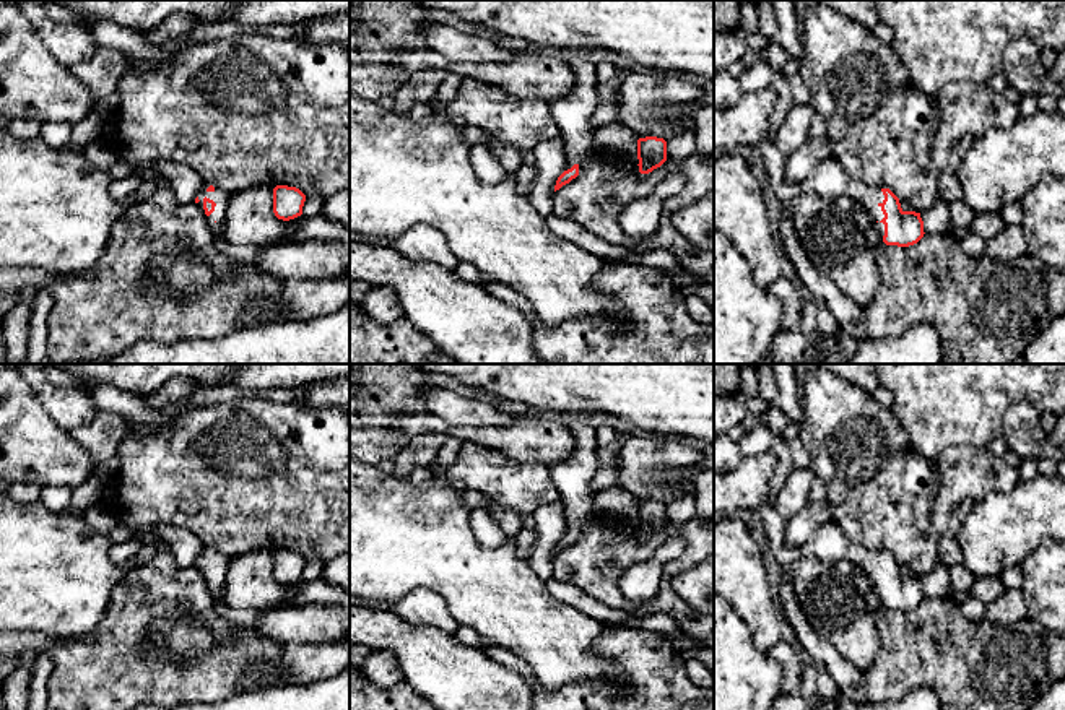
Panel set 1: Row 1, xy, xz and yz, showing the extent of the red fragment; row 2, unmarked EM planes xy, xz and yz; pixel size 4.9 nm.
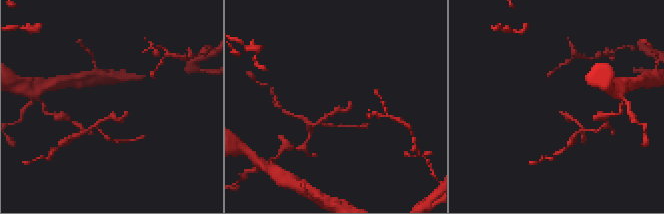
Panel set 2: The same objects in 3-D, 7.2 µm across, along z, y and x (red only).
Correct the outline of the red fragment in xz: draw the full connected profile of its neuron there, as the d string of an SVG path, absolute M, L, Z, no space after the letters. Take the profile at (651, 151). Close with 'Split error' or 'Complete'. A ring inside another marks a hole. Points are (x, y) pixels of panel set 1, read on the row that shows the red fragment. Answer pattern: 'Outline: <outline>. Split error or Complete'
Outline: M657 136L637 140L639 172L649 174L667 161L667 141Z. Complete

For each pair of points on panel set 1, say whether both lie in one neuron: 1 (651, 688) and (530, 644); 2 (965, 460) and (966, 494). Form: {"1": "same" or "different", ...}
{"1": "different", "2": "same"}

